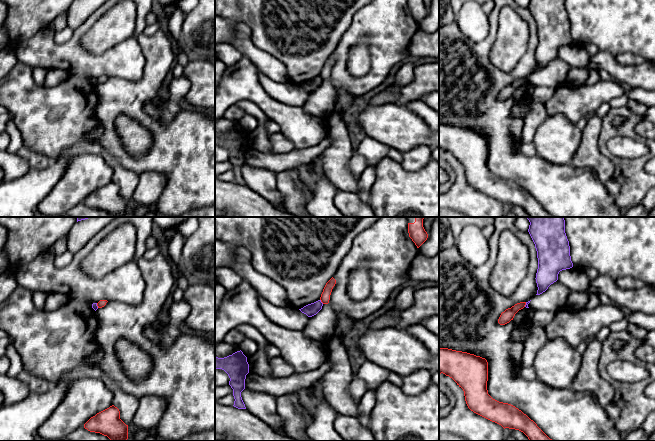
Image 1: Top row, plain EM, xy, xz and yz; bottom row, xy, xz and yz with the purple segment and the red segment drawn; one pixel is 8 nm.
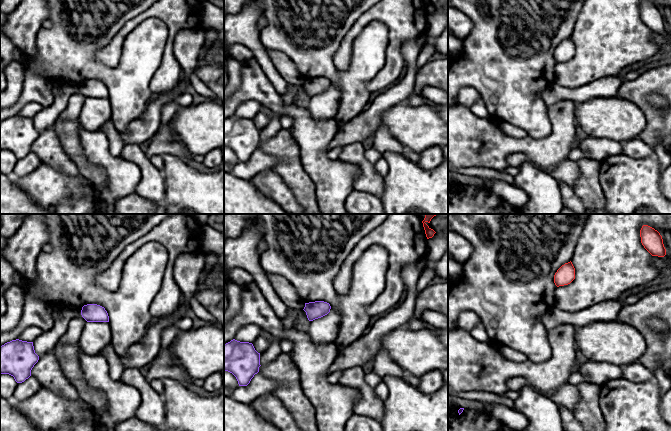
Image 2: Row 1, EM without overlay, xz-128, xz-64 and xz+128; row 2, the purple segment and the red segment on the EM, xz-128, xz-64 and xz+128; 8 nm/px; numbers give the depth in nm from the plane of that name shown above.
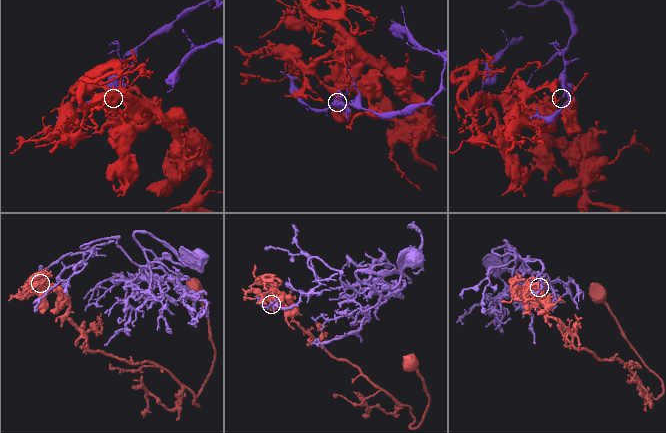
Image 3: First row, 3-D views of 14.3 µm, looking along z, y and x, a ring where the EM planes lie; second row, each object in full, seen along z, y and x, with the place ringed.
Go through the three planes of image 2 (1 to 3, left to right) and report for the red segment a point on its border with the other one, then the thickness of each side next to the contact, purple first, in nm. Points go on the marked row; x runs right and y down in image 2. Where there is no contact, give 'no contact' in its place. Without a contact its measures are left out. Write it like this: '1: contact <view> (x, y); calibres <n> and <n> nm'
1: no contact
2: no contact
3: no contact

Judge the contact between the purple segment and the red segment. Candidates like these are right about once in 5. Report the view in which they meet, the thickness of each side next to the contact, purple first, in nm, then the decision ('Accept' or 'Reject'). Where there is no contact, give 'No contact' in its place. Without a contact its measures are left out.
Touches purple in xz. Thickness 100 nm (purple) against 80 nm. Reject

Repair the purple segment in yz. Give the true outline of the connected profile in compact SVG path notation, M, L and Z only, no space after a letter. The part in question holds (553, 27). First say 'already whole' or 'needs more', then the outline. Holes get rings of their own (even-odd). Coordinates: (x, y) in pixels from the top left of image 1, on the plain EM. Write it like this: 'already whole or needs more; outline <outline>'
already whole; outline M530 0L528 8L537 27L536 71L540 71L558 56L560 47L573 43L570 22L565 0Z

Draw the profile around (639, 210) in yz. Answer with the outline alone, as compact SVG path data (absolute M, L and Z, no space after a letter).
M640 203L626 210L624 212L624 217L649 217L649 212Z

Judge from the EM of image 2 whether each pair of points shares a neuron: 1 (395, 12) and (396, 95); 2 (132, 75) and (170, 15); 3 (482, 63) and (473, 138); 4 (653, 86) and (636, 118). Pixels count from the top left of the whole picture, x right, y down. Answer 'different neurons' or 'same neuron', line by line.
1: different neurons
2: different neurons
3: different neurons
4: different neurons

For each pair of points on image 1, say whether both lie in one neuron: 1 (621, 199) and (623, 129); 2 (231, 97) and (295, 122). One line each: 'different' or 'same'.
1: same
2: same

